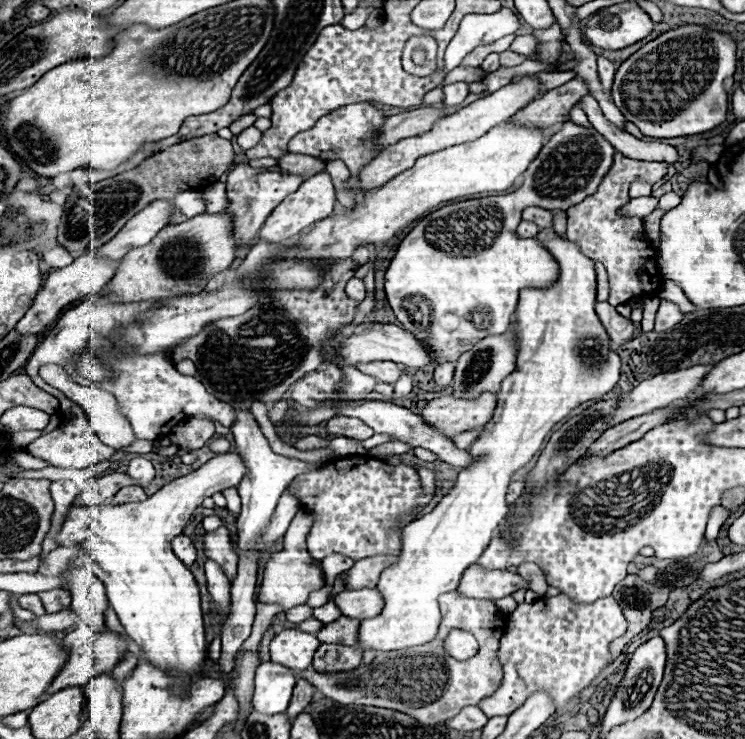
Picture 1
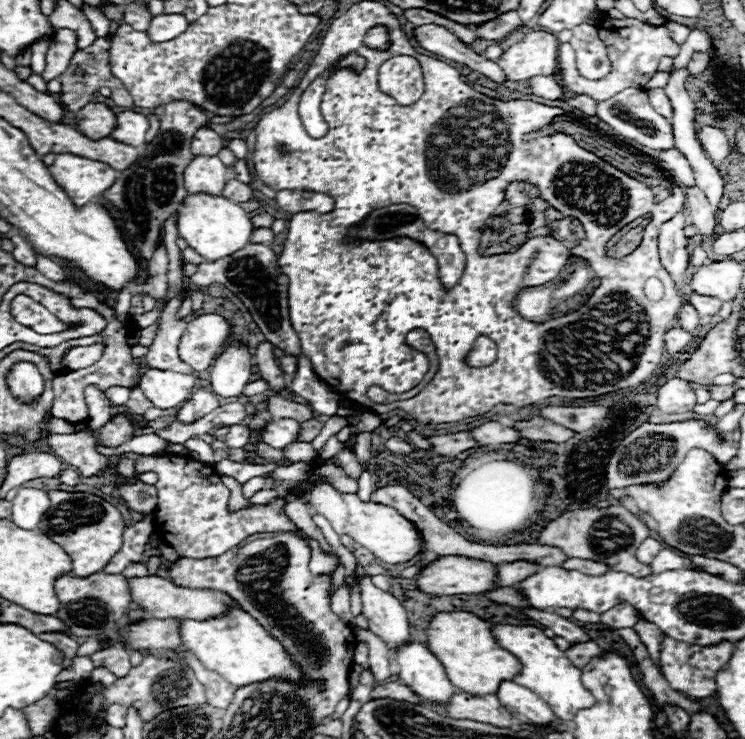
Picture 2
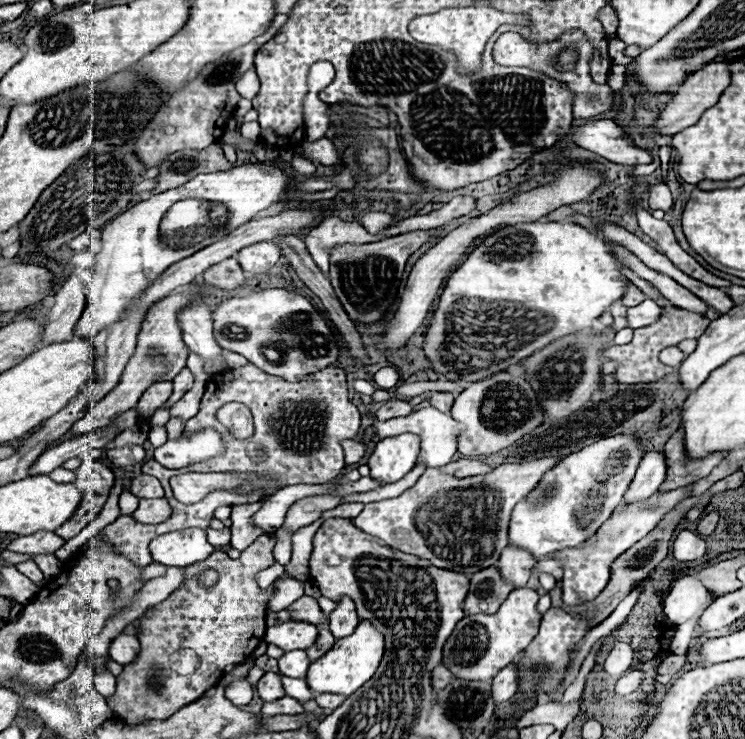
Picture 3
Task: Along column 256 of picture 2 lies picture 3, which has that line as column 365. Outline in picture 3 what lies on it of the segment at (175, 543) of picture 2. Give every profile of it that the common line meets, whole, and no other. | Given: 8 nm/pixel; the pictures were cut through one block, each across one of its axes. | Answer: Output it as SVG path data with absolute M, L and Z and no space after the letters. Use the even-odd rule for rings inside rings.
M550 456L522 464L502 464L480 478L462 478L462 480L448 478L446 474L440 474L438 468L432 468L426 470L418 478L418 482L406 492L402 492L398 498L366 504L364 510L352 522L358 530L384 540L386 546L390 548L396 548L404 554L414 554L418 558L428 560L436 568L460 572L470 578L472 574L496 564L502 550L508 546L508 518L512 514L512 506L516 506L516 502L524 498L524 494L528 494L536 486L536 482L540 482L540 478L552 466L556 466L558 460L560 458Z

